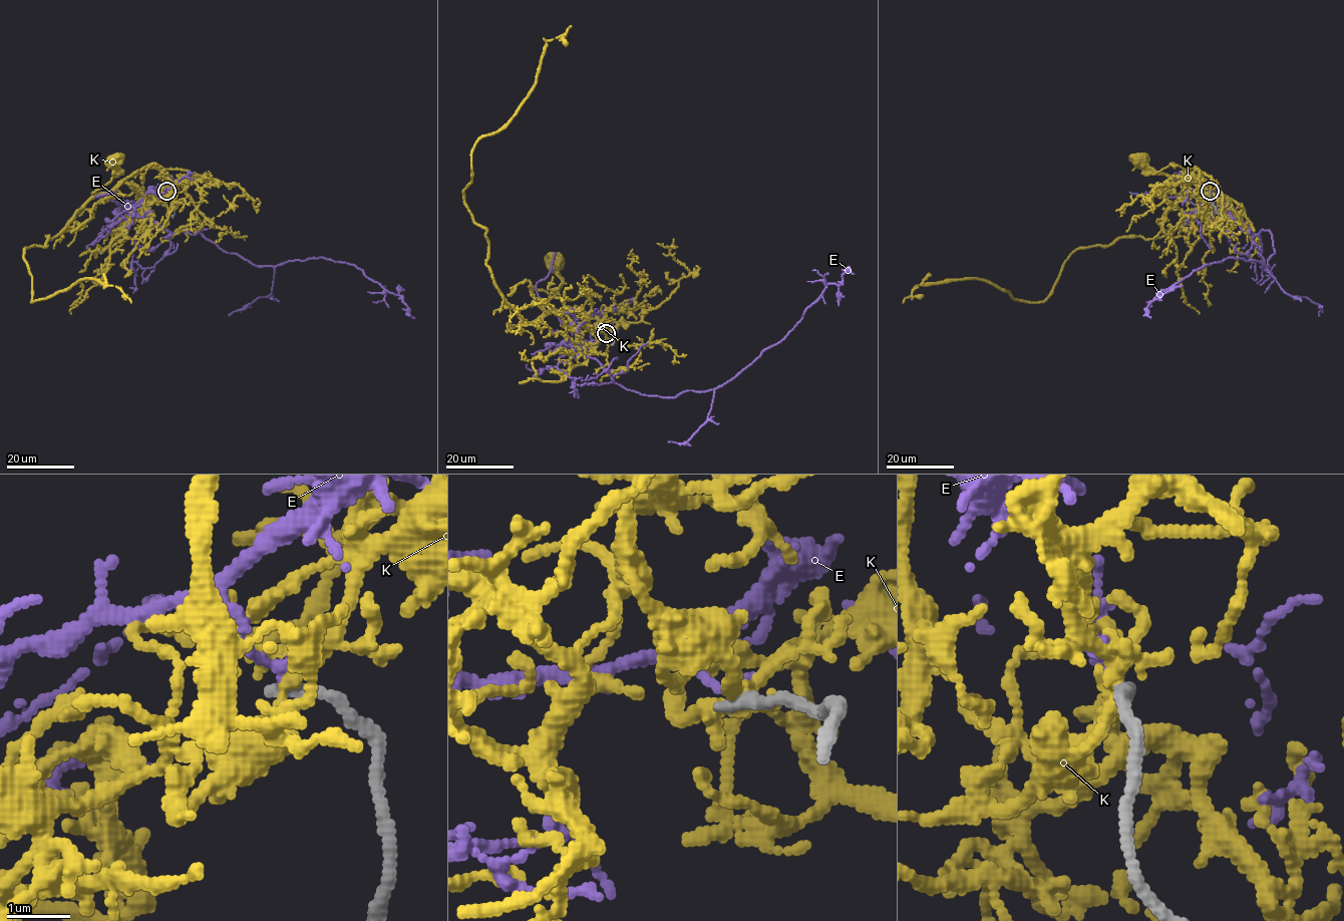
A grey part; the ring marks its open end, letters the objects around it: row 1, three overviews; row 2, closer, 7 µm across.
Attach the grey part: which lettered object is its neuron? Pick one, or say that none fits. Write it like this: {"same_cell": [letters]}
{"same_cell": []}

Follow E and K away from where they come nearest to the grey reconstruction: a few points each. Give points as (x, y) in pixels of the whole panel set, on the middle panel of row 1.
E: (607, 332), (586, 330), (577, 341), (618, 384), (665, 397), (708, 391), (778, 343), (828, 284), (854, 274)
K: (608, 332), (597, 330), (577, 310), (545, 311), (535, 300), (533, 289), (552, 297), (562, 284), (555, 264)

